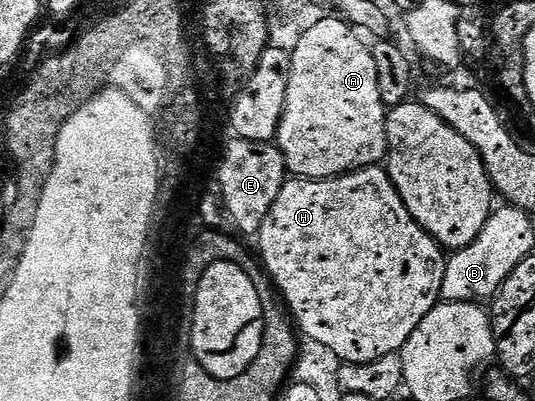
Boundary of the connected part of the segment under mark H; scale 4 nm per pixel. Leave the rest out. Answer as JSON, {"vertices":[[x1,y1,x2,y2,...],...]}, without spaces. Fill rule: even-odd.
{"vertices":[[382,166,362,168,359,172,347,172,345,176,333,176,331,180,287,179,264,222,262,231,256,237,256,243,262,247,262,260,266,263,266,268,270,271,275,286,282,291,282,296,286,299,287,306,285,305,285,307,288,309,297,331,305,339,315,339,321,345,327,346,333,354,347,364,372,363,385,356,401,353,408,338,412,338,416,326,420,326,422,319,440,302,442,283,446,273,447,253,442,245,436,243,408,212,408,206,402,201,389,171]]}

